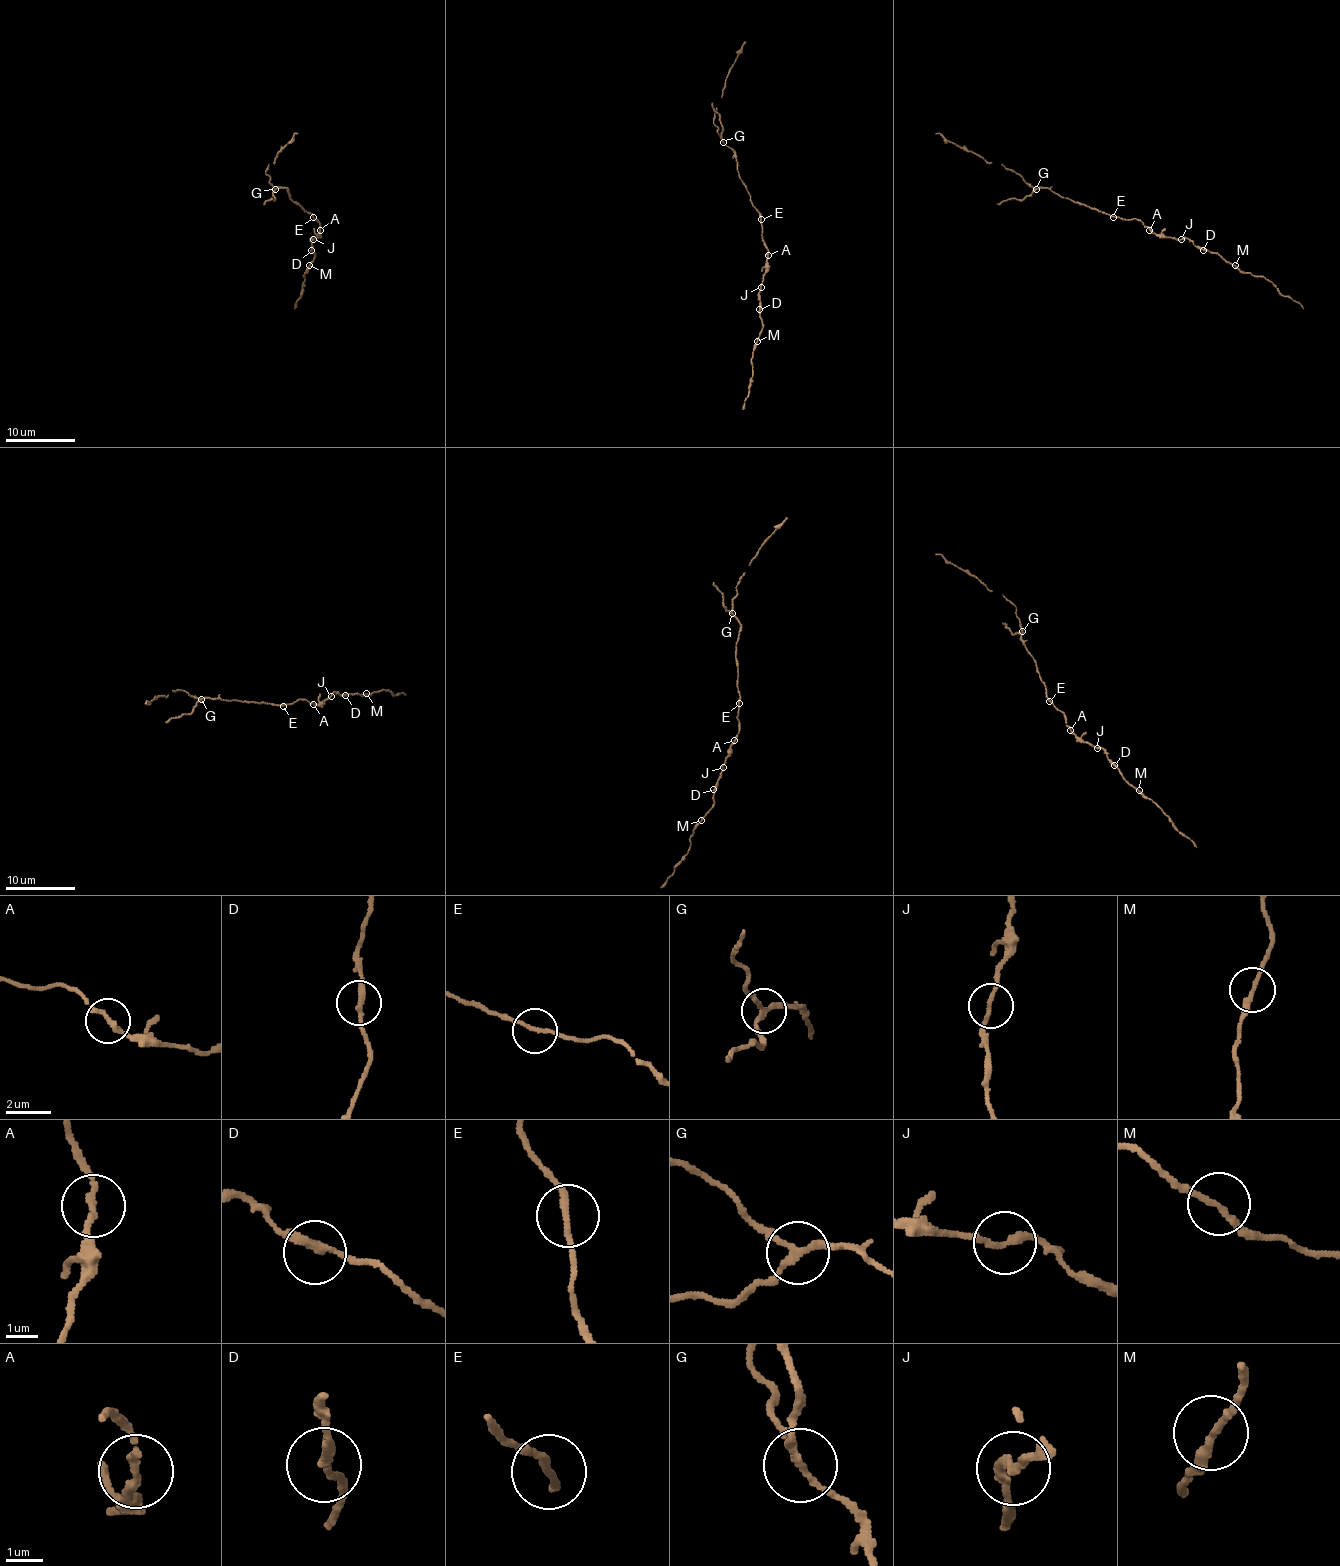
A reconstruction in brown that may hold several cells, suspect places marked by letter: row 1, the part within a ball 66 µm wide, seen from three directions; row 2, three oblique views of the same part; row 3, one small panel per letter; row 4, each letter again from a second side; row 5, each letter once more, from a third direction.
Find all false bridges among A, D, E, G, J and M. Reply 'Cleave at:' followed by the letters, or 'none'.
Cleave at: G

